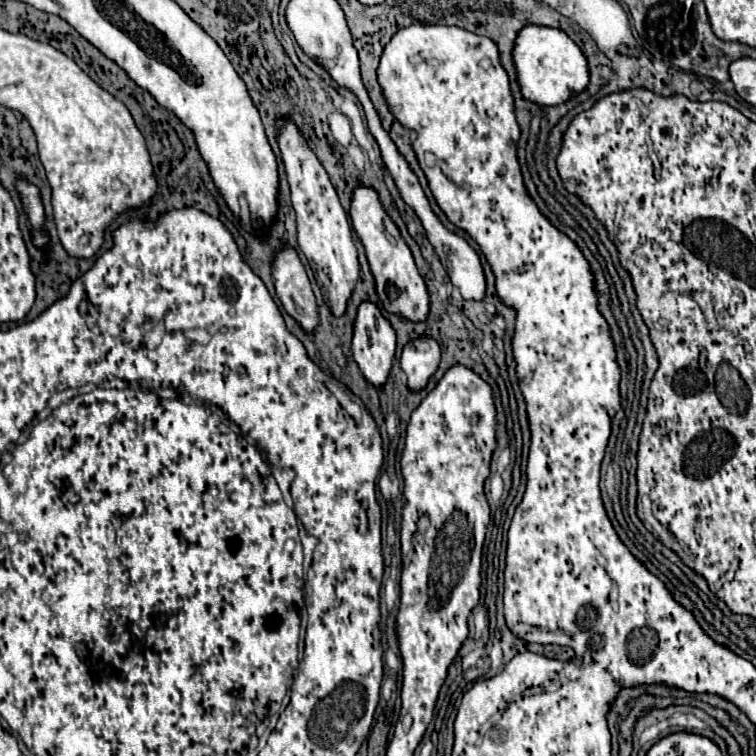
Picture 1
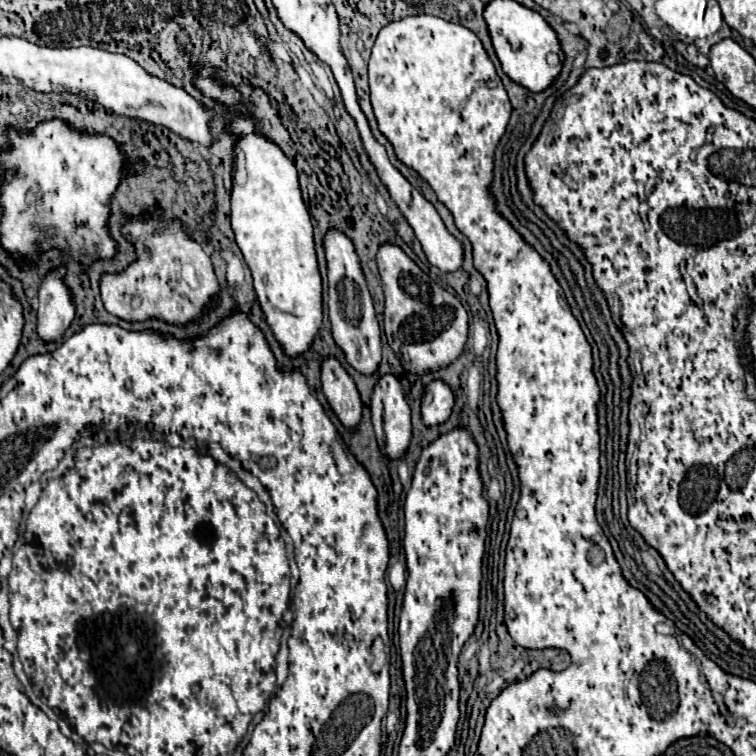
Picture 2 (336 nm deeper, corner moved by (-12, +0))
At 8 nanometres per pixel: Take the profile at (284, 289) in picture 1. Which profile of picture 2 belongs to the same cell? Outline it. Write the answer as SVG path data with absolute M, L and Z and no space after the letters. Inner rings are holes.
M328 358L322 364L322 388L330 408L340 418L344 428L356 430L362 420L360 394L348 372L334 358Z

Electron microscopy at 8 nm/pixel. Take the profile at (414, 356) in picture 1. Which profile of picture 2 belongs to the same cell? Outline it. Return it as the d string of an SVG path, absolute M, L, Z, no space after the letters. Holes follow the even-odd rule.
M436 380L428 384L426 394L422 398L422 422L428 428L444 424L452 414L452 406L454 406L454 396L444 382Z

